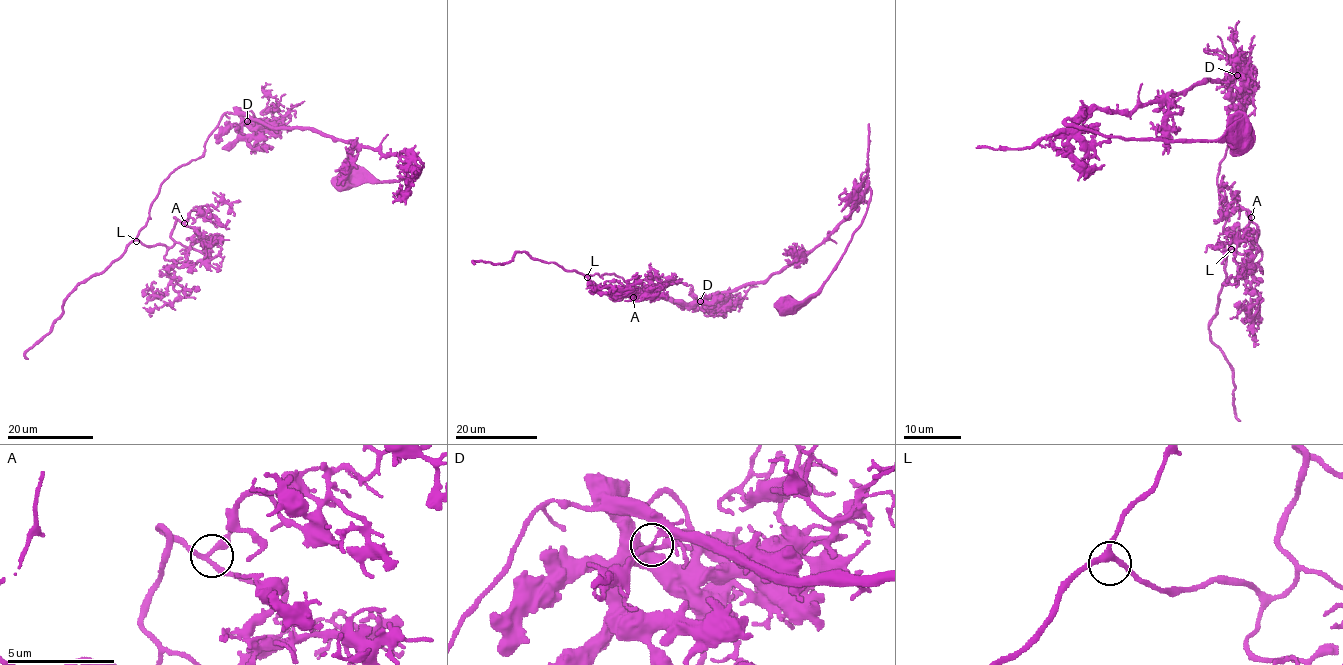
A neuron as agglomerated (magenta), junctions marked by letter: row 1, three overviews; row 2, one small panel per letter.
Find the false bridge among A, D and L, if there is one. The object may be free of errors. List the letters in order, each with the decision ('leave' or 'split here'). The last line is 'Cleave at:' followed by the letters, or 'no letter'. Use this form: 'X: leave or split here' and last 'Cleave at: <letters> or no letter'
A: leave
D: split here
L: leave
Cleave at: D

